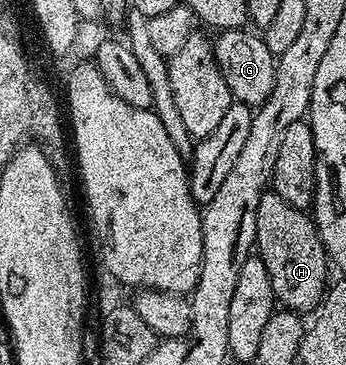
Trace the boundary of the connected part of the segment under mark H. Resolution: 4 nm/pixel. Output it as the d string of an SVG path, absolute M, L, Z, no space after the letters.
M273 191L263 193L260 207L256 207L256 256L264 263L272 283L274 300L279 306L299 315L317 310L328 288L326 249L314 226L314 218L305 209L284 203Z

